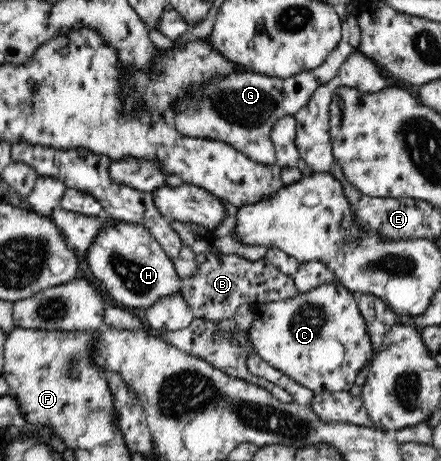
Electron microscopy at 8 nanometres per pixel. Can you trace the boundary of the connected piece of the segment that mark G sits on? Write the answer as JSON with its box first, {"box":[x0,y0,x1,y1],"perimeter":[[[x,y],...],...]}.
{"box":[169,40,356,165],"perimeter":[[[341,40],[339,43],[340,44],[337,46],[337,48],[335,48],[335,51],[332,54],[329,54],[329,57],[327,57],[327,60],[321,66],[314,68],[309,72],[303,71],[302,73],[296,74],[295,76],[289,78],[271,78],[249,71],[236,71],[231,72],[231,74],[225,74],[225,76],[221,76],[221,78],[213,78],[213,80],[210,80],[209,78],[207,82],[203,82],[202,84],[191,84],[191,86],[187,86],[187,92],[185,92],[185,96],[177,98],[177,102],[173,102],[173,104],[171,104],[170,112],[172,112],[172,114],[169,116],[169,118],[181,134],[188,134],[188,136],[191,137],[209,138],[216,141],[226,142],[255,162],[264,165],[275,165],[276,150],[274,147],[274,142],[271,138],[271,129],[273,128],[273,125],[280,118],[283,118],[284,116],[294,116],[296,112],[299,112],[299,110],[301,110],[301,108],[303,108],[310,101],[310,98],[315,92],[315,89],[319,88],[321,85],[324,85],[326,82],[329,82],[337,74],[337,71],[341,68],[341,65],[345,62],[345,60],[347,60],[347,58],[349,58],[349,56],[351,56],[351,54],[356,51],[353,46],[348,44],[348,41]]]}

